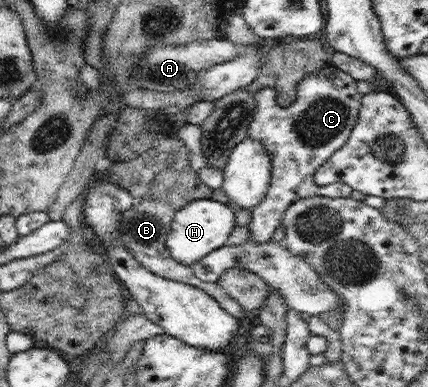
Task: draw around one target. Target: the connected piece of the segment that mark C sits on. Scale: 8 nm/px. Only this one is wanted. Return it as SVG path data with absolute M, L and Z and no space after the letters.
M332 63L317 72L303 76L296 86L297 98L286 108L277 103L275 88L265 87L255 95L255 114L248 136L259 141L272 160L272 178L263 201L252 210L249 240L262 244L271 242L271 236L281 226L283 213L299 198L323 196L349 198L352 189L344 183L318 186L313 177L332 154L347 142L357 124L362 94L357 91L357 81Z

